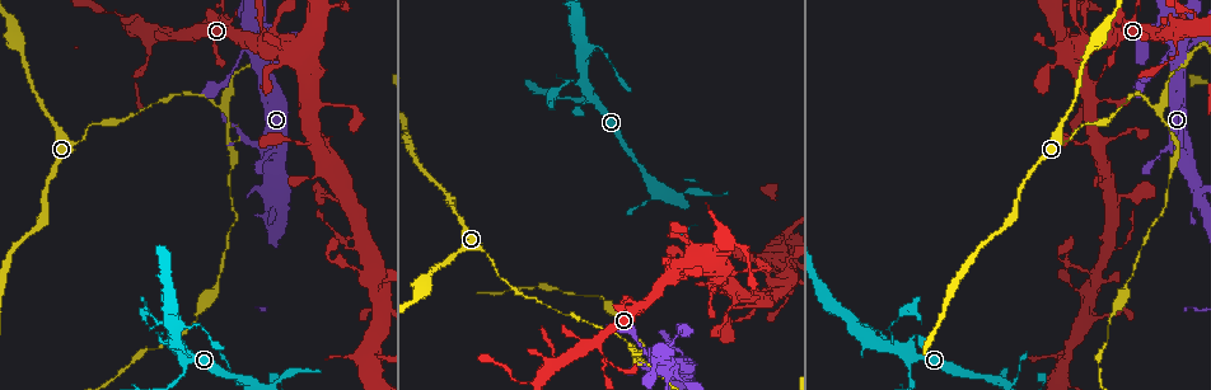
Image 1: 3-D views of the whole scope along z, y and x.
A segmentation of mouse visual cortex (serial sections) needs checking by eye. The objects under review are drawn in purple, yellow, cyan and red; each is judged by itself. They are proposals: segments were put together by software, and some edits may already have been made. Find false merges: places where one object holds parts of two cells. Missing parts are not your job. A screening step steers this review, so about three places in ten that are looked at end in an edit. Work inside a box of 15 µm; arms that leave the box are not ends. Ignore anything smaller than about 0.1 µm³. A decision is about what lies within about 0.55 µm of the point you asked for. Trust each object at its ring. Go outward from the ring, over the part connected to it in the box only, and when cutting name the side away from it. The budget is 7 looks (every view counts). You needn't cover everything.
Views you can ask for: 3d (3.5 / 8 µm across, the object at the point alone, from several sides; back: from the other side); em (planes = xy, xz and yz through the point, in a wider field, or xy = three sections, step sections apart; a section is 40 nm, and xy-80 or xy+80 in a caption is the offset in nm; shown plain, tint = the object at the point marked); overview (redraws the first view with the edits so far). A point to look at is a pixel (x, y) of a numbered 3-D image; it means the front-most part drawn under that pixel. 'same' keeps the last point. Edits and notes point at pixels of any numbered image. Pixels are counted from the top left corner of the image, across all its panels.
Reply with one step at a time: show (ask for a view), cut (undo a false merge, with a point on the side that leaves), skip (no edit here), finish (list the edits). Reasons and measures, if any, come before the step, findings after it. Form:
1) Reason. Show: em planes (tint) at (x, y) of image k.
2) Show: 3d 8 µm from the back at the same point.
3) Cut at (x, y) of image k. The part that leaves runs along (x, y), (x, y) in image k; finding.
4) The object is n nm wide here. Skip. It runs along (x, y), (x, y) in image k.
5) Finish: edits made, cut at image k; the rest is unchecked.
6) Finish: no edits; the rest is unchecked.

A fork. Show: 3d 8 µm at (1085, 100) of image 1.

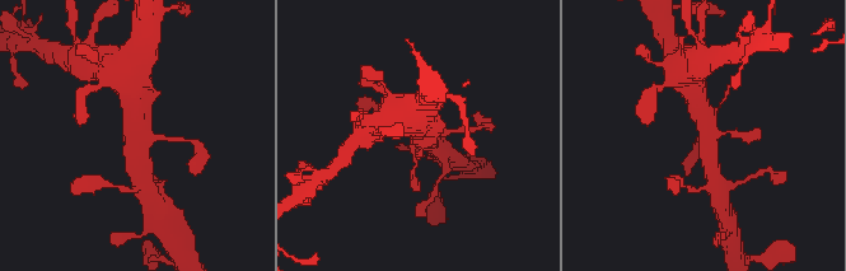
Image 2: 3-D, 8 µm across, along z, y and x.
Closer look. Show: 3d 3.5 µm at (704, 130) of image 2.

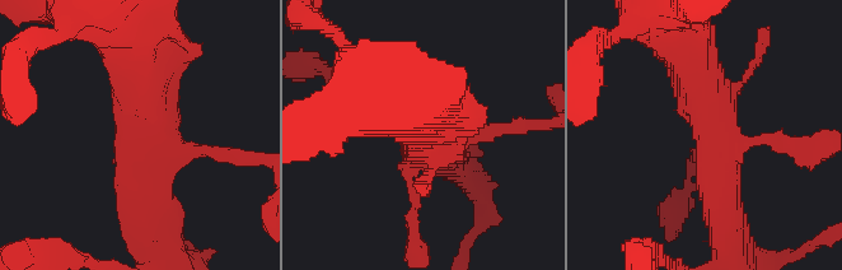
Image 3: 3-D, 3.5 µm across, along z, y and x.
Shape alone is not enough. Show: em xy step 5 (tint) at (157, 133) of image 3.

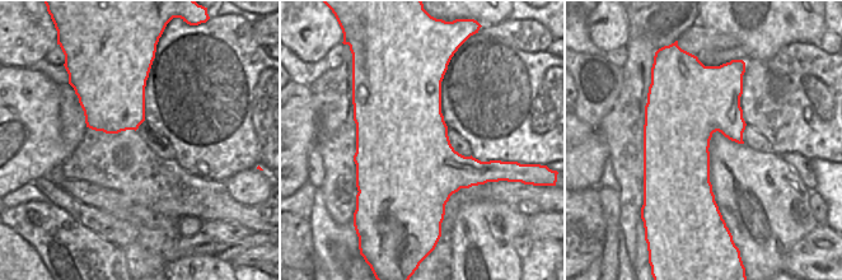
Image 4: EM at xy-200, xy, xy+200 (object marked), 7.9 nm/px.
Skip. Continuous, no second cell.

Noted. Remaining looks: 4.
A narrow waist. Show: 3d 3.5 µm at (223, 108) of image 1.

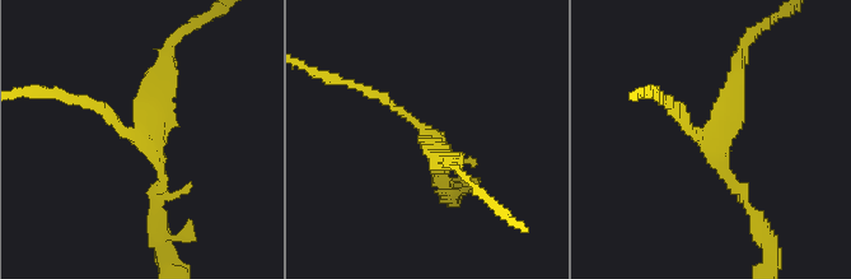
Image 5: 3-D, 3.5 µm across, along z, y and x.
3 arms meet here; the arms are 100, 150, 300 nm wide. Show: em xy step 1 (tint) at (428, 131) of image 5.

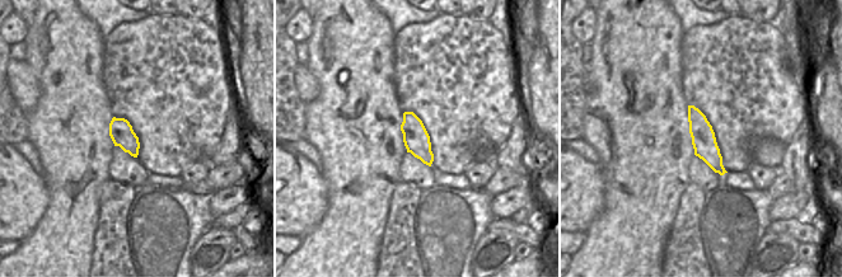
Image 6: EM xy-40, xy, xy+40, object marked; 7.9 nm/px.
The object is 200 nm wide here. Cut at (157, 80) of image 5. A second cell is stuck on.

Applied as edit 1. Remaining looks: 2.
Finish: edits made, cut at image 5; the rest is unchecked.

